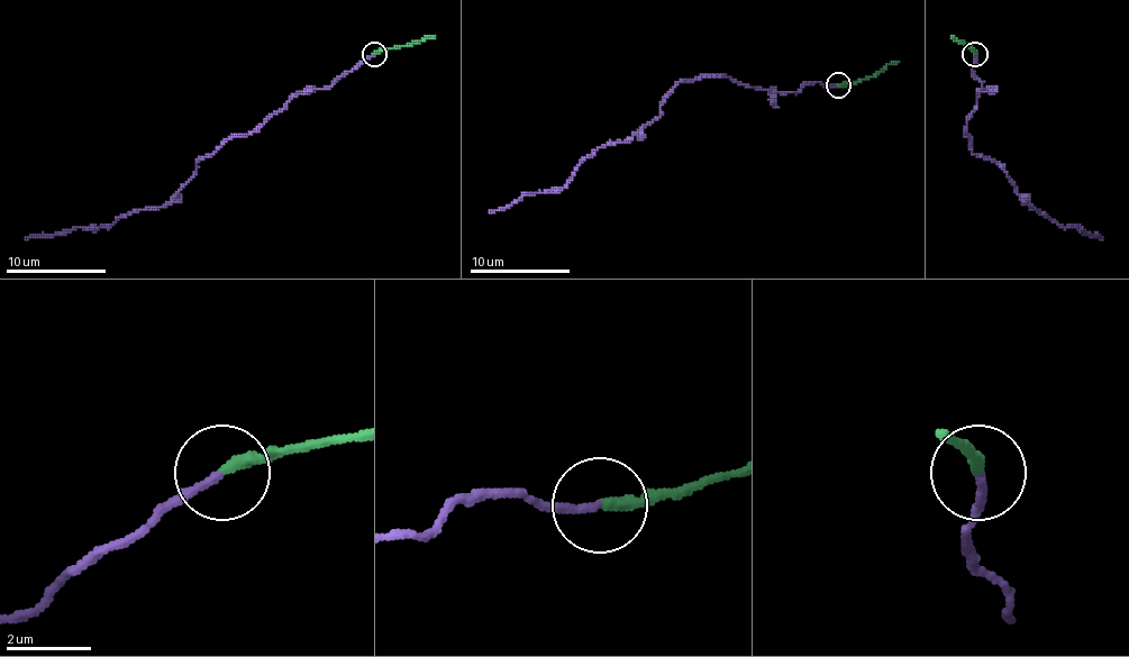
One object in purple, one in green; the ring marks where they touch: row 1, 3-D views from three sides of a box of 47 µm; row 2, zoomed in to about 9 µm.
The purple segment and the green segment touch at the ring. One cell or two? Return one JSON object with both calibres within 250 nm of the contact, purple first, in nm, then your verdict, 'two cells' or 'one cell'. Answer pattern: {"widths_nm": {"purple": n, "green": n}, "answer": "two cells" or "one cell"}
{"widths_nm": {"purple": 190, "green": 320}, "answer": "two cells"}

